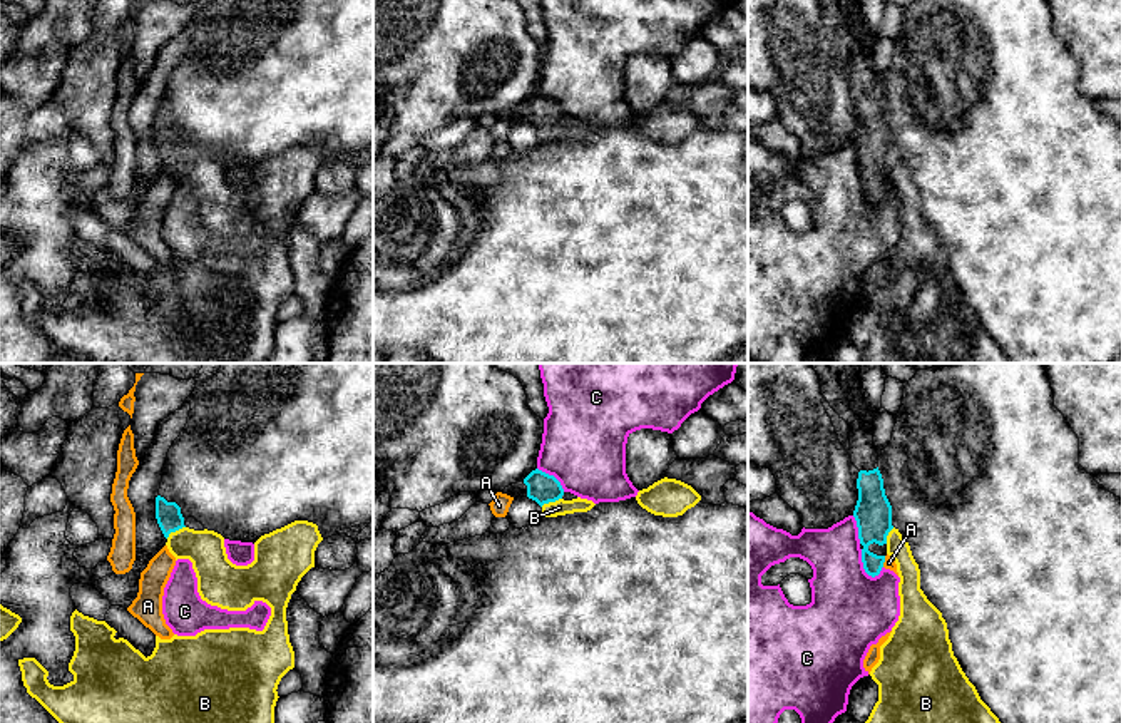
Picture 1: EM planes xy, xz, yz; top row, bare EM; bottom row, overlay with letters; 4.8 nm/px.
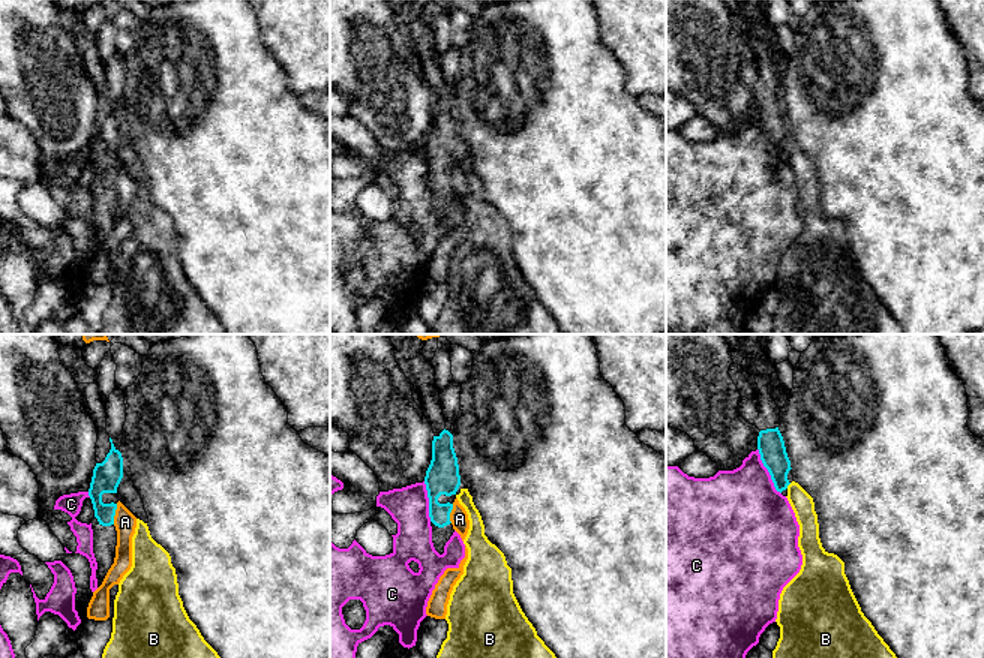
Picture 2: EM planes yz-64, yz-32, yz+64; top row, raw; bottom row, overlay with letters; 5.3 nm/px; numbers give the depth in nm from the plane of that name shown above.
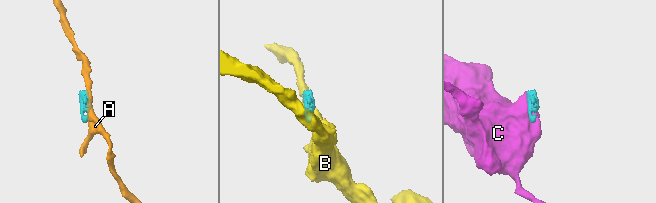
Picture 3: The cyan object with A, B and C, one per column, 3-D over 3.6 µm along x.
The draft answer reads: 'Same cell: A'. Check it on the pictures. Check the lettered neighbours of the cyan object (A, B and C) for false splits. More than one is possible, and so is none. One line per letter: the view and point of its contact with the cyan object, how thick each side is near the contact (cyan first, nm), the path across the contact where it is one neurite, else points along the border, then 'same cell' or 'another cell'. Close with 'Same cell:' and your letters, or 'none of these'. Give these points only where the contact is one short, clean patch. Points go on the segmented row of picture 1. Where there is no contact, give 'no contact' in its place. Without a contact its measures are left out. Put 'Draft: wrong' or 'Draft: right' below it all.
A: meets cyan in yz at (884, 561); 180 nm thick on the cyan side, 50 nm on the other; another cell
B: meets cyan in xy at (174, 531); 120 nm thick on the cyan side, 180 nm on the other; border along xy (184, 526), (166, 538); another cell
C: meets cyan in yz at (864, 566); 180 nm thick on the cyan side, 380 nm on the other; border along yz (860, 549), (864, 569), (877, 576); another cell
Same cell: none of these
Draft: wrong

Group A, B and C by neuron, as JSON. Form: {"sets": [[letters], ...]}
{"sets": [["A"], ["B"], ["C"]]}

